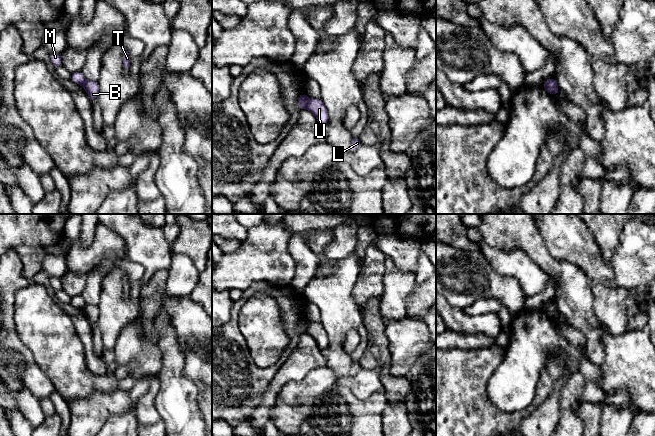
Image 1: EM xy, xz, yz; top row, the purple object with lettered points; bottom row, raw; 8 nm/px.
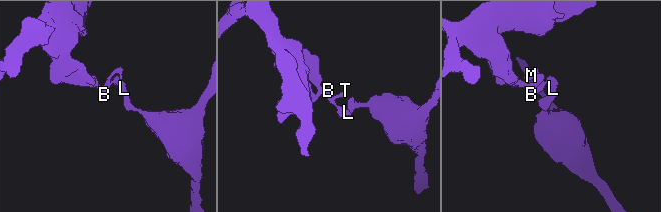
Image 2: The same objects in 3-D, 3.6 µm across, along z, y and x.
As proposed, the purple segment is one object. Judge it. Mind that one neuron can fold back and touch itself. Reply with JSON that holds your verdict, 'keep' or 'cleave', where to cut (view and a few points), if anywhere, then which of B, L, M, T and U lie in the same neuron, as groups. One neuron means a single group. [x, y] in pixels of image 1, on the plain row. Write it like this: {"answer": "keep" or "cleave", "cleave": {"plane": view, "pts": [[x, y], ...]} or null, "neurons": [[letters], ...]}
{"answer": "cleave", "cleave": {"plane": "xz", "pts": [[309, 323], [305, 331]]}, "neurons": [["B", "L", "T", "U"], ["M"]]}

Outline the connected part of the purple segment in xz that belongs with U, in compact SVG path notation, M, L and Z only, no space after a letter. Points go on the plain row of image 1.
M310 322L306 333L314 338L321 351L328 348L329 344L328 335L323 327L322 322L318 323Z

